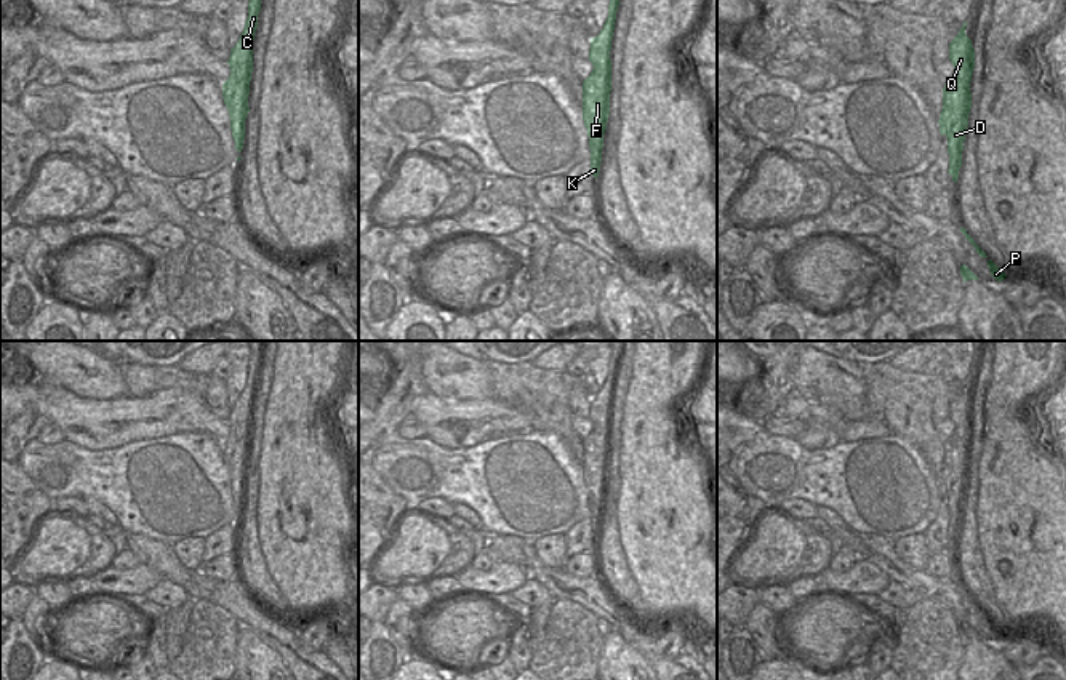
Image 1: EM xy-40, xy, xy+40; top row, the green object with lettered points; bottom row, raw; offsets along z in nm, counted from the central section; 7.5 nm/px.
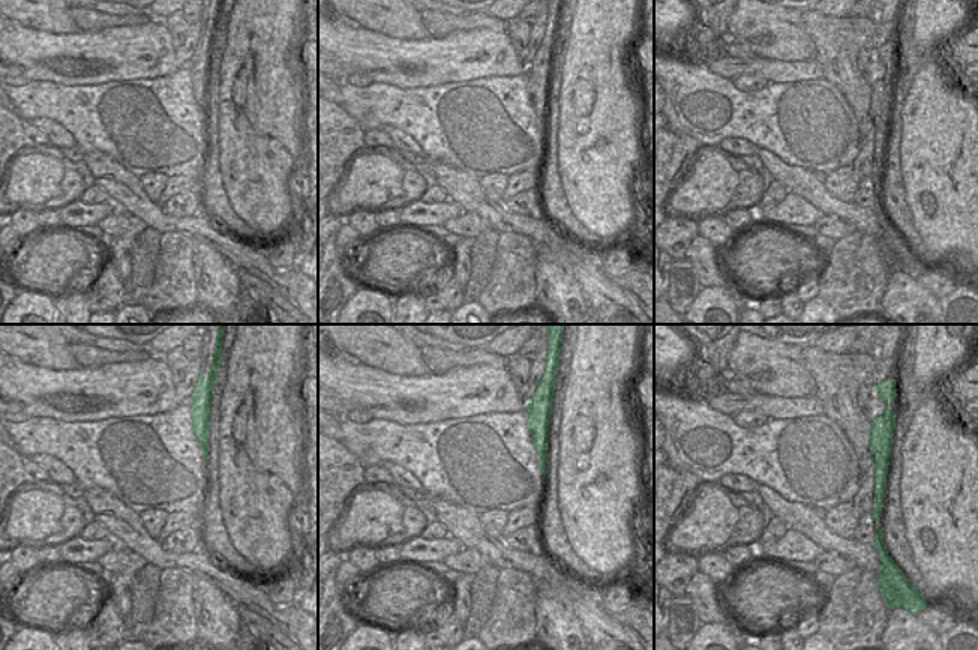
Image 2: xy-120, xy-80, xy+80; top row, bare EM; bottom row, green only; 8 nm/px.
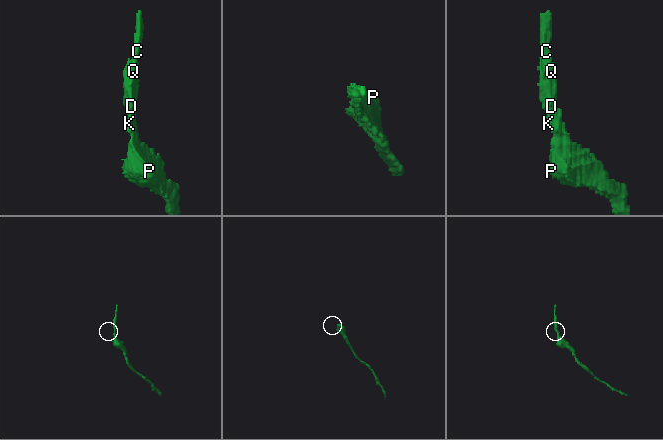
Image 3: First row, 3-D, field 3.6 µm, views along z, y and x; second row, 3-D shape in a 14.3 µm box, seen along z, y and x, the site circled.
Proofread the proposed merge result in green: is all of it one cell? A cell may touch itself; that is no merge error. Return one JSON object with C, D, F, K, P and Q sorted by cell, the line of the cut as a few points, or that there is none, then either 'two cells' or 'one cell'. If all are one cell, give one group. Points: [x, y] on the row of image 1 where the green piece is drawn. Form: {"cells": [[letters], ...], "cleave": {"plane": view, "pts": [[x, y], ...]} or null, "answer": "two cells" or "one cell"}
{"cells": [["C", "D", "F", "K", "P", "Q"]], "cleave": null, "answer": "one cell"}

